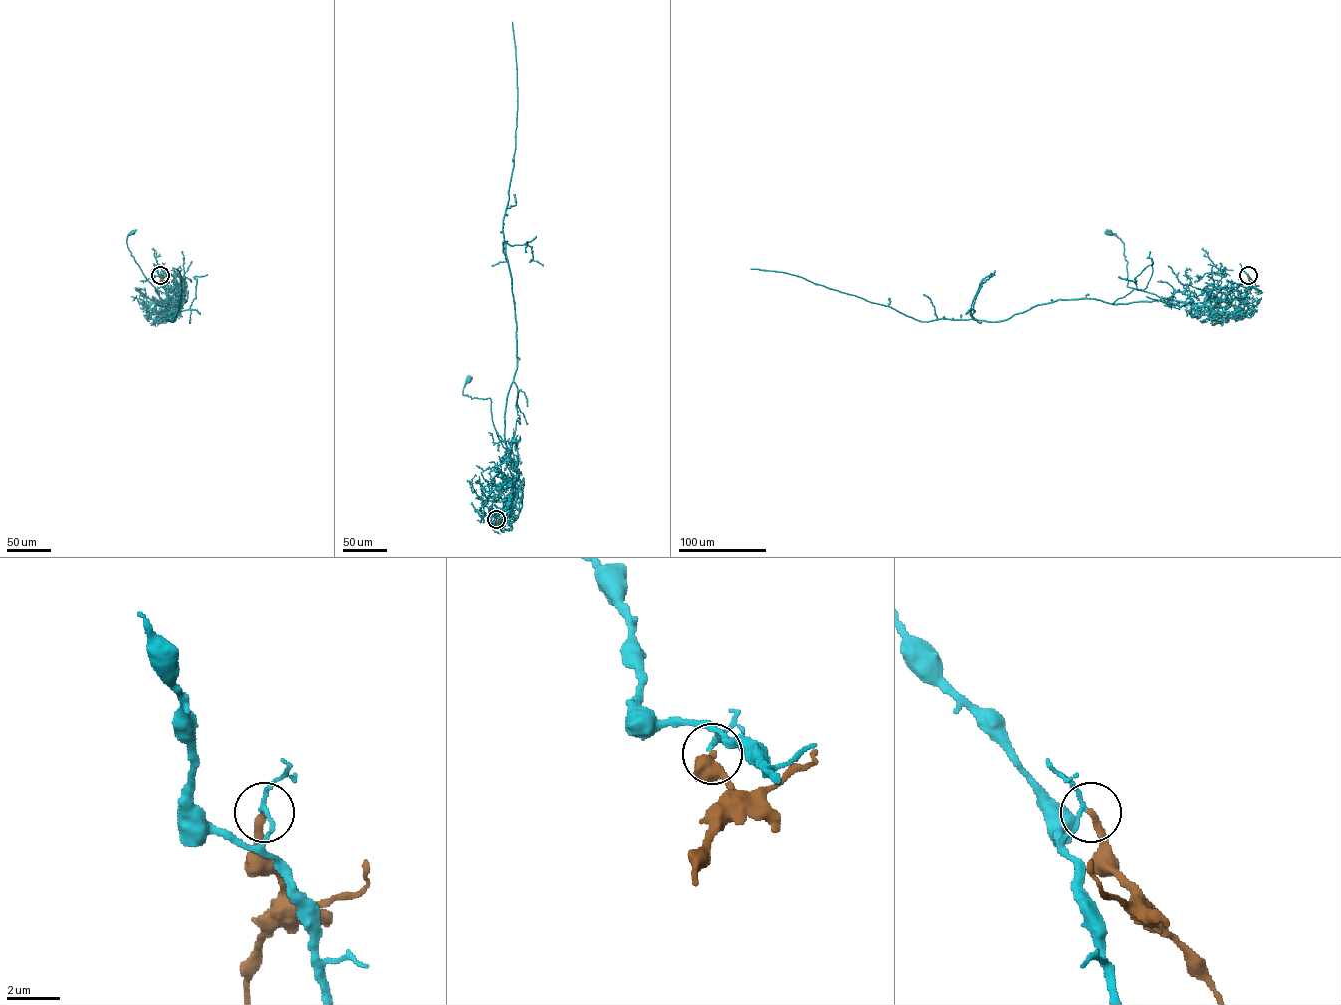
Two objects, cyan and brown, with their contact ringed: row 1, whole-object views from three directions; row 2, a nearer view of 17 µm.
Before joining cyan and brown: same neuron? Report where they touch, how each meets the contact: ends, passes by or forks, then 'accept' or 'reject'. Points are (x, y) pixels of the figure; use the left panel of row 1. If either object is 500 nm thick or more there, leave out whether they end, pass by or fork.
(160, 275) | cyan passes by | brown ends | reject

